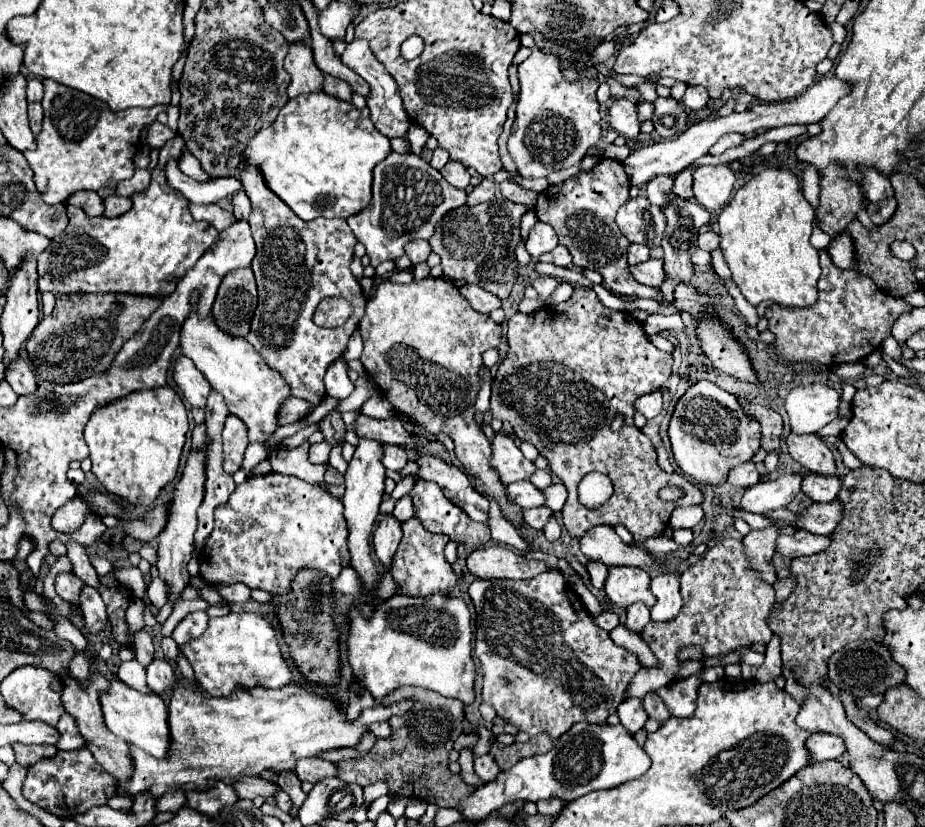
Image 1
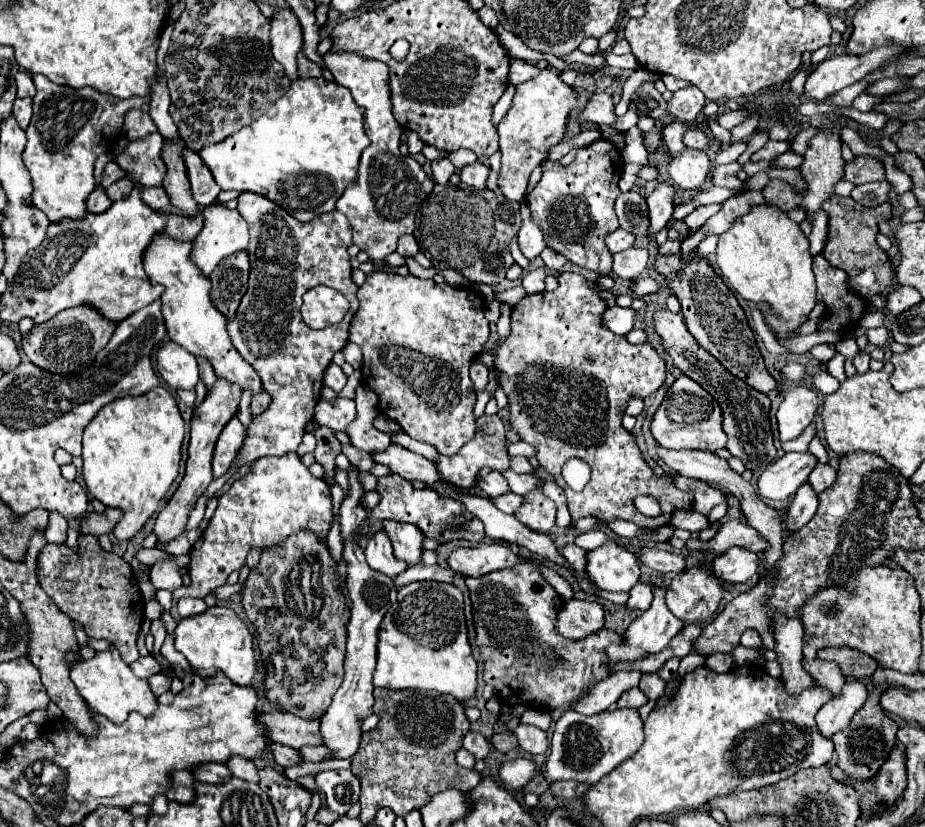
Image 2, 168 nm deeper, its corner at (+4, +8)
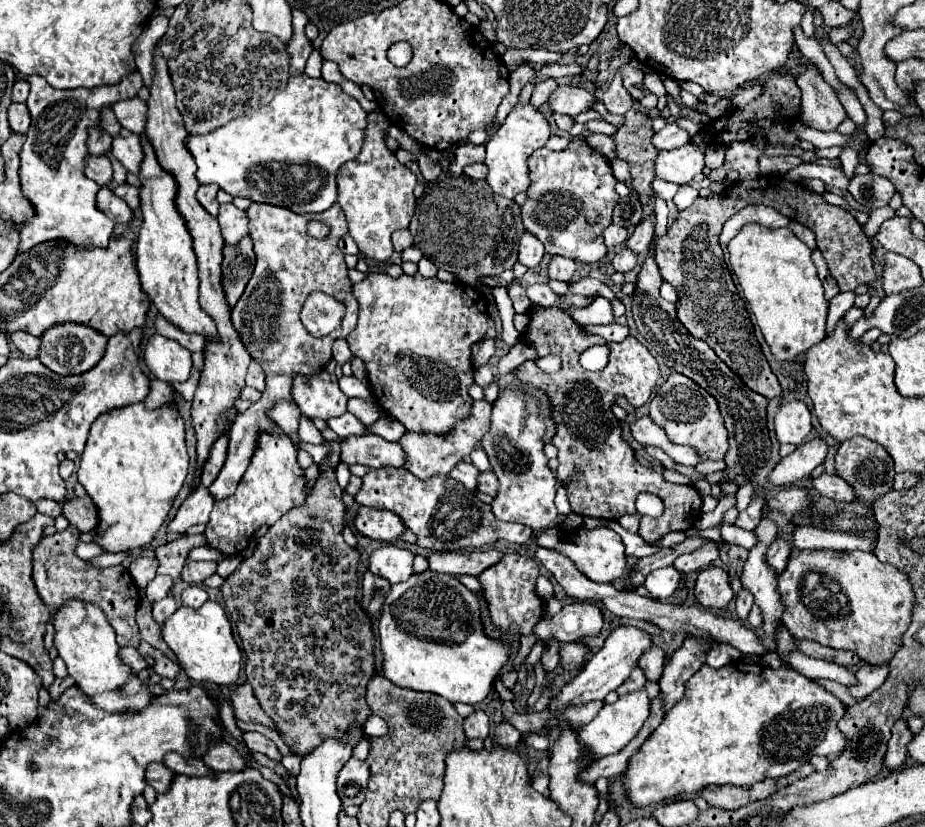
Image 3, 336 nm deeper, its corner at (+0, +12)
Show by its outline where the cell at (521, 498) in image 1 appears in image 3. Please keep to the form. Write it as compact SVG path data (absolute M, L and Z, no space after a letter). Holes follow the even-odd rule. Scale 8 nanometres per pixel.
M461 460L461 462L449 472L449 476L451 476L453 480L461 482L465 488L475 490L475 488L477 488L477 476L479 476L479 470L477 470L471 462Z

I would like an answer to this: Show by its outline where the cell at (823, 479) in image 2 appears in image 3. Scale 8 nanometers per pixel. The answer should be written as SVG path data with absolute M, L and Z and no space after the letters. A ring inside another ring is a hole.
M821 474L819 478L811 480L811 484L825 498L831 498L831 500L837 500L837 502L843 502L843 504L855 502L853 488L843 478L835 476L835 474Z

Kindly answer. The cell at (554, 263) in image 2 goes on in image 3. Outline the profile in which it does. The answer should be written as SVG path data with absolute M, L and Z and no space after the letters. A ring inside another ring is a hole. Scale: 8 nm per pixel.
M553 256L549 262L549 278L551 280L561 280L561 282L571 282L575 274L575 262L567 260L563 256Z

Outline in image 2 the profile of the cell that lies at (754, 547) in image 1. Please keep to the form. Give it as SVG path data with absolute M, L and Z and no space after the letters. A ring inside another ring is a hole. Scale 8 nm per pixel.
M731 546L729 550L725 550L713 560L713 566L715 566L715 574L725 580L747 582L753 576L757 576L761 558L743 546Z

